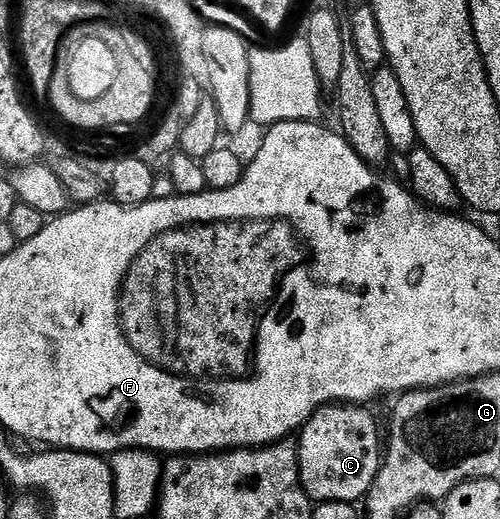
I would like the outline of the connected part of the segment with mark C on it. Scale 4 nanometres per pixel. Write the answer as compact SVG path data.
M334 403L317 410L313 418L299 430L297 441L297 458L299 459L299 475L301 486L305 488L310 501L347 501L360 502L367 495L371 483L375 483L375 475L381 470L383 456L383 437L377 434L377 421L368 413L368 408L357 403Z

